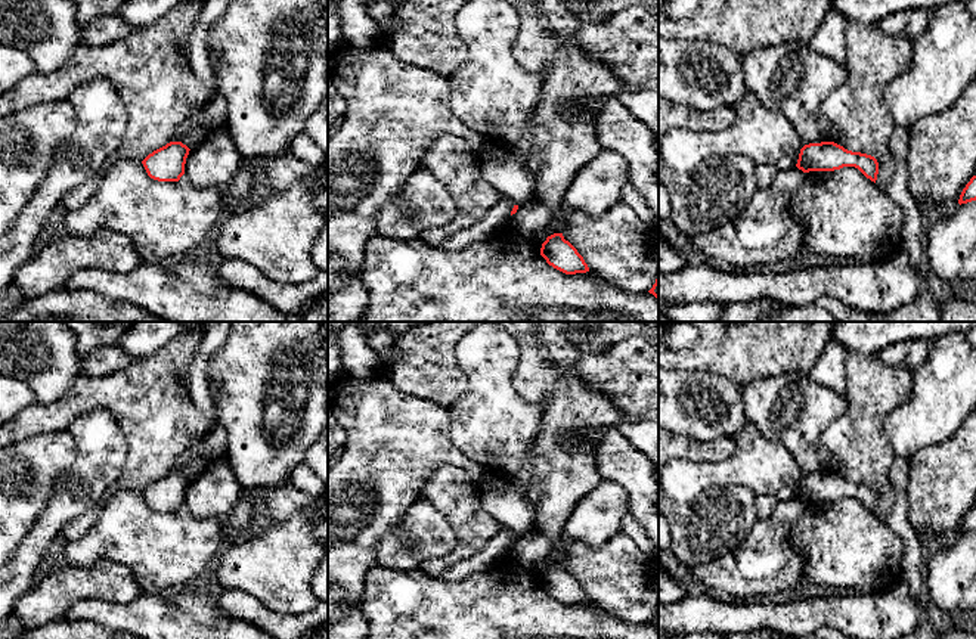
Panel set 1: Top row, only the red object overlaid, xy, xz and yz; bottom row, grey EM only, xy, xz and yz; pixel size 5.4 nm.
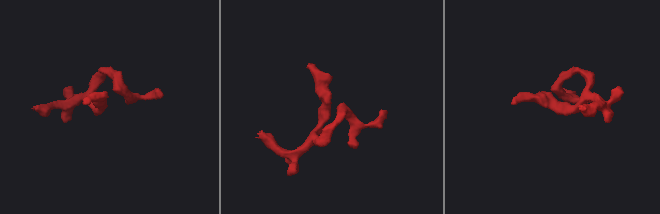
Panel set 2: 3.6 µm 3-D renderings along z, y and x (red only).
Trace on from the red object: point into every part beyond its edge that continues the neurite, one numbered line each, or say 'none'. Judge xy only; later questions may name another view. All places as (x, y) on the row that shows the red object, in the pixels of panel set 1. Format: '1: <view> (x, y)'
none

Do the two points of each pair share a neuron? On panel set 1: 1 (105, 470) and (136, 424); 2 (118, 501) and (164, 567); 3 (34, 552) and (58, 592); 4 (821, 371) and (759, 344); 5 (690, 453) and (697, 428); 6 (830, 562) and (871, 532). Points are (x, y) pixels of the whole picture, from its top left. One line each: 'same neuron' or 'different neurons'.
1: different neurons
2: same neuron
3: different neurons
4: different neurons
5: different neurons
6: same neuron

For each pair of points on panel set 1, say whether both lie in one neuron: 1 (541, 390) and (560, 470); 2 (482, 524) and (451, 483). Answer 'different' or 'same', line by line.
1: different
2: same

